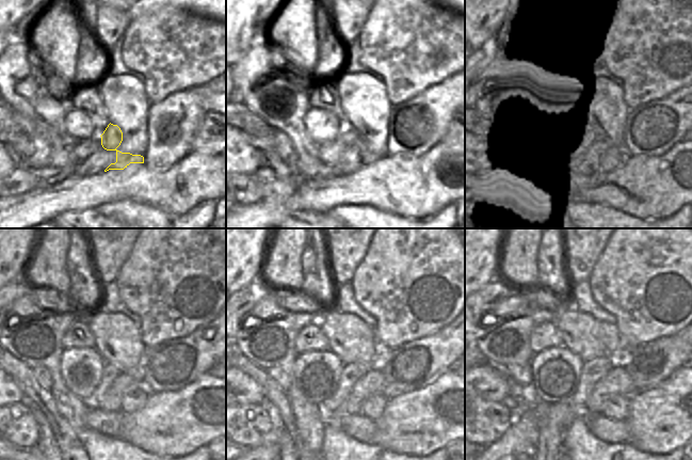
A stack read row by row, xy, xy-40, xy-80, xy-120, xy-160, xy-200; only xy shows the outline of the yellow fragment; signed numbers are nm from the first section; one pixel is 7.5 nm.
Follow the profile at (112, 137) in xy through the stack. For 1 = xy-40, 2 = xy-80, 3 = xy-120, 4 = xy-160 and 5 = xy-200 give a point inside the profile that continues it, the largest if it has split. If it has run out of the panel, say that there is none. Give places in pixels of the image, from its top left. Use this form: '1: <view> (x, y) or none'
1: xy-40 (351, 137)
2: xy-80 (611, 158)
3: xy-120 (132, 399)
4: xy-160 (372, 407)
5: xy-200 (617, 408)

